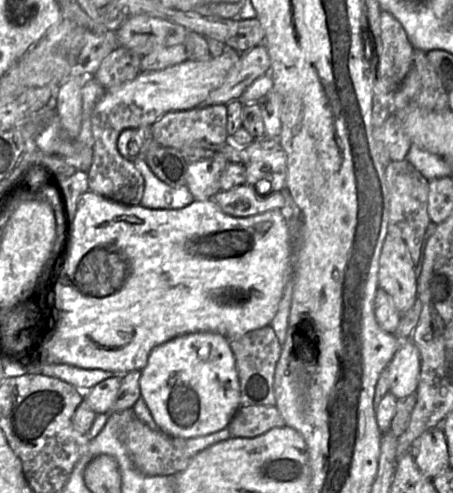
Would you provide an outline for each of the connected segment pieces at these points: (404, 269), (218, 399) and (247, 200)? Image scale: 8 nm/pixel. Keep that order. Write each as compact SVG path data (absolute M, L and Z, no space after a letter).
M387 234L380 255L378 286L392 298L403 314L411 308L418 295L418 283L404 241Z
M196 332L156 346L141 371L140 393L159 429L168 435L194 438L227 428L241 407L230 341L217 333Z
M247 184L220 190L211 199L224 213L233 217L248 217L289 207L289 196L284 189L262 195Z

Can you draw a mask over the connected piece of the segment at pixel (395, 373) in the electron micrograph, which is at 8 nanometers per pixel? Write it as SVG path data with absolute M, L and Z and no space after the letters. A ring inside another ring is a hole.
M410 338L403 340L387 365L389 392L397 399L415 393L419 382L420 367L419 349Z

